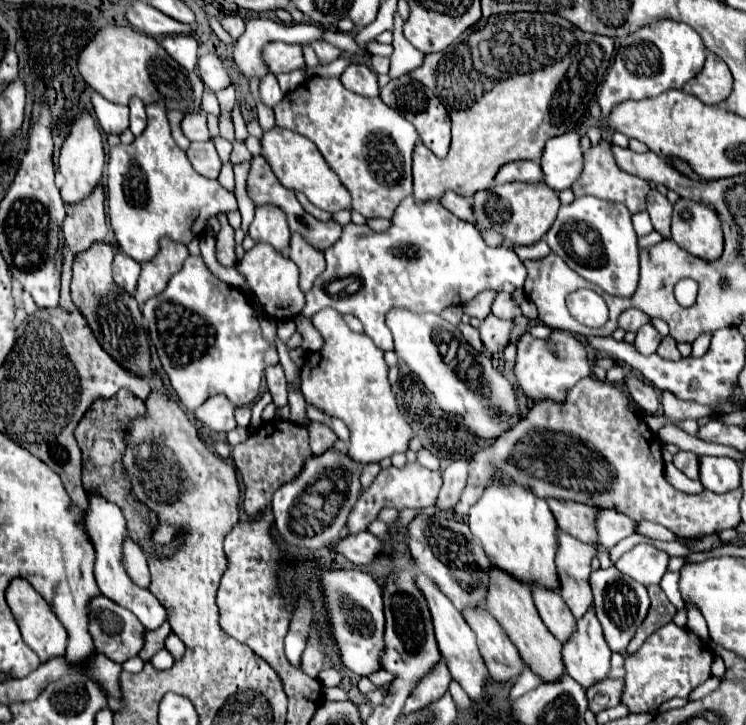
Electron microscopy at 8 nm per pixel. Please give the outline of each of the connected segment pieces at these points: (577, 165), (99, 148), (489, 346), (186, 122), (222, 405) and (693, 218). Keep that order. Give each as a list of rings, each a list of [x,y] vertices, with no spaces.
[[[578,132],[550,138],[542,154],[544,182],[556,192],[570,188],[582,172],[582,154]]]
[[[84,112],[70,126],[70,134],[66,136],[66,142],[64,142],[62,152],[60,152],[58,170],[62,172],[62,176],[66,180],[66,184],[60,188],[64,204],[78,204],[80,200],[86,200],[86,196],[92,194],[92,190],[98,186],[98,182],[102,178],[104,160],[106,160],[106,156],[104,156],[104,146],[102,146],[100,130],[96,128],[92,116],[88,112]]]
[[[488,316],[480,324],[480,336],[484,342],[484,348],[488,352],[502,352],[510,344],[510,332],[514,328],[512,320],[500,320],[496,316]]]
[[[196,110],[192,114],[186,114],[180,126],[183,134],[190,142],[208,141],[211,138],[204,110]]]
[[[212,396],[200,408],[196,408],[194,416],[214,432],[228,432],[236,428],[234,410],[236,406],[226,396]]]
[[[680,198],[674,204],[672,240],[702,260],[720,258],[724,246],[722,226],[716,212],[688,198]]]

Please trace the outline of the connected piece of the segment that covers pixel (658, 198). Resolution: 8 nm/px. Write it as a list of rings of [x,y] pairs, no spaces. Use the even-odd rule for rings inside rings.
[[[650,190],[646,196],[646,210],[652,218],[654,230],[658,230],[664,238],[670,238],[670,216],[672,216],[672,204],[666,196],[662,196],[658,190]]]

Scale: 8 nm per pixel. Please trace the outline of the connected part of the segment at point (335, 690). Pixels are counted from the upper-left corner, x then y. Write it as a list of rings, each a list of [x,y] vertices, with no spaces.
[[[323,687],[323,698],[325,700],[352,700],[344,690],[339,687]]]

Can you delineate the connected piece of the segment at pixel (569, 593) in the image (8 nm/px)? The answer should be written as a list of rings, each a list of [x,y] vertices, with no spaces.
[[[560,532],[558,544],[560,548],[556,554],[556,566],[560,574],[560,594],[574,618],[580,618],[592,606],[592,588],[588,584],[588,576],[592,572],[590,560],[598,552],[608,553],[609,549],[601,546],[598,551],[594,546],[582,544],[580,540],[568,536],[566,532]]]

